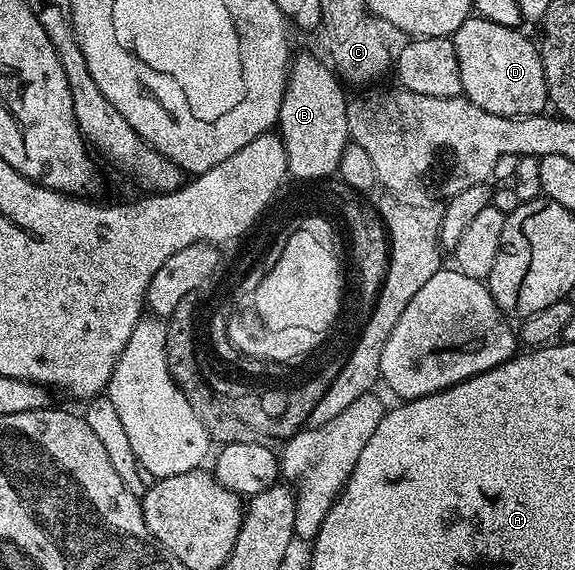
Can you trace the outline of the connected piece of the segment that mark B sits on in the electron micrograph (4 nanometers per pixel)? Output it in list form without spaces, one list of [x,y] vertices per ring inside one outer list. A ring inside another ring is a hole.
[[[302,52],[293,57],[290,62],[290,70],[286,74],[286,89],[284,98],[280,102],[280,114],[276,125],[277,135],[282,137],[284,150],[288,152],[288,163],[295,172],[298,180],[322,180],[325,176],[333,177],[338,171],[338,163],[346,145],[351,143],[348,130],[348,103],[347,89],[343,81],[339,80],[333,67],[329,63],[317,60],[310,52]]]

